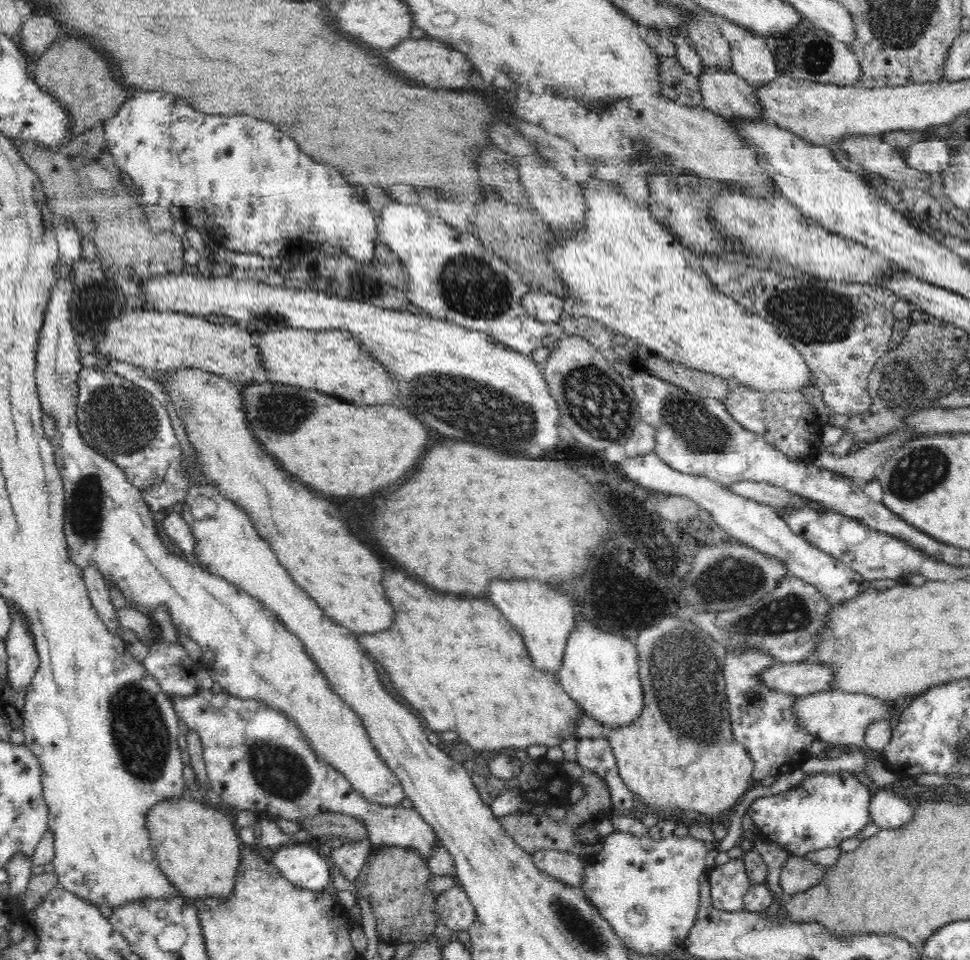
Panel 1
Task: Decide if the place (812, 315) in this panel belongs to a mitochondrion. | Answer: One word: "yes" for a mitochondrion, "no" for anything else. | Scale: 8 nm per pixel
yes

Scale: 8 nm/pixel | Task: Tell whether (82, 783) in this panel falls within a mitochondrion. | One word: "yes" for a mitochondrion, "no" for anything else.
no

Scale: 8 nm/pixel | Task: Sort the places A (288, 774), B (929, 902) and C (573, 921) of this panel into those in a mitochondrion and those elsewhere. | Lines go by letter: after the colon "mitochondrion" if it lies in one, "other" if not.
A: mitochondrion
B: other
C: mitochondrion

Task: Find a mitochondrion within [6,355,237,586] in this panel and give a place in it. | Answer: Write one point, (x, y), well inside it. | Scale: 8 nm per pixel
(120, 419)

